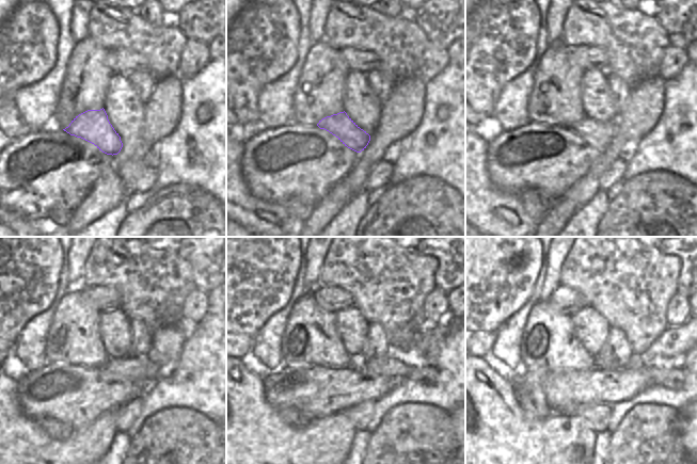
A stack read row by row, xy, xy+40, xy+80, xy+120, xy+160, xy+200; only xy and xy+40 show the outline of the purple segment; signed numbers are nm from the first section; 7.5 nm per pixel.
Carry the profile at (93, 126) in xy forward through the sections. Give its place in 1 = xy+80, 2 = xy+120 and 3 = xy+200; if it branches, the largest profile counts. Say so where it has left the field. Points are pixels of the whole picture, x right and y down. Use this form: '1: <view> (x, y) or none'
1: xy+80 (598, 134)
2: xy+120 (132, 367)
3: xy+200 (670, 378)

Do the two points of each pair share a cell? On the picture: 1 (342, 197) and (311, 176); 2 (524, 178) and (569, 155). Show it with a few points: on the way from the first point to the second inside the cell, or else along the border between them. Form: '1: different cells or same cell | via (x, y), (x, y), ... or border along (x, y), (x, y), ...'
1: different cells | border along (343, 178), (313, 207)
2: same cell | via (535, 168), (544, 159), (558, 157)

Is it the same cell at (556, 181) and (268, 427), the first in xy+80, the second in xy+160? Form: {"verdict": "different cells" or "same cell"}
{"verdict": "different cells"}

